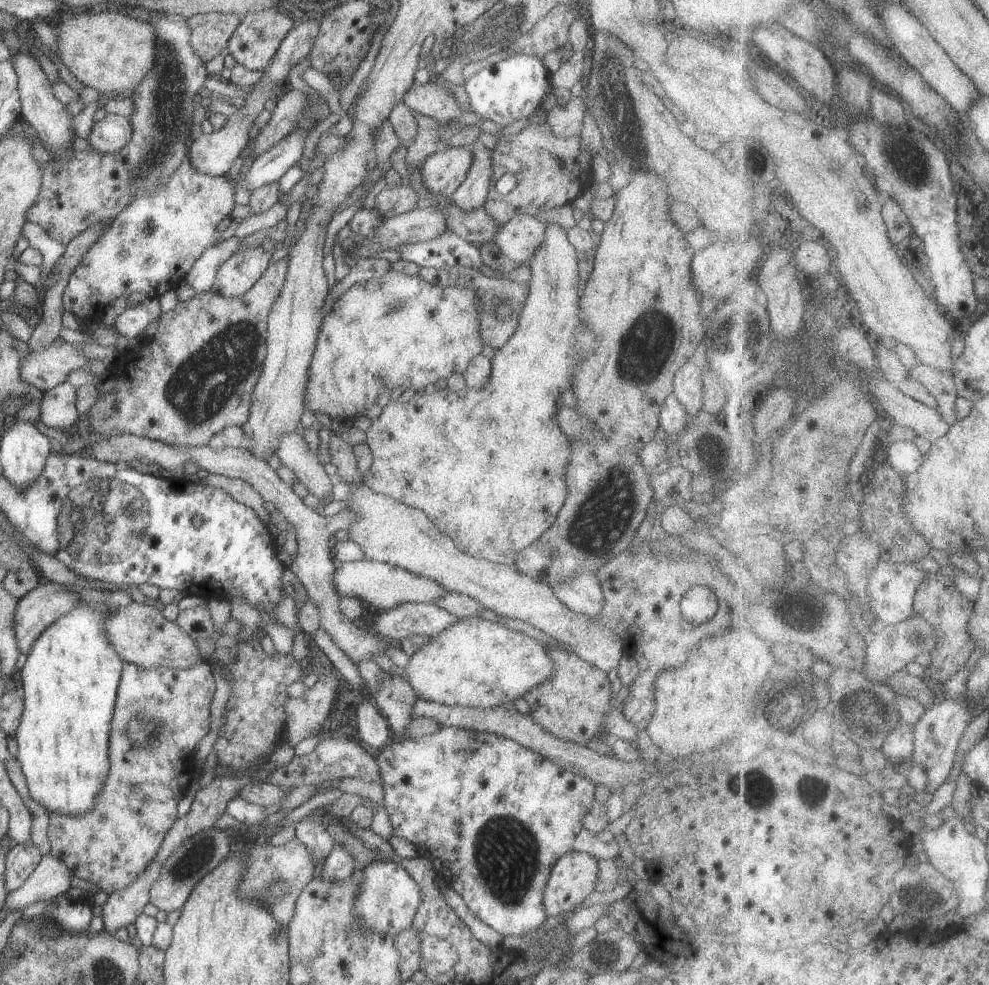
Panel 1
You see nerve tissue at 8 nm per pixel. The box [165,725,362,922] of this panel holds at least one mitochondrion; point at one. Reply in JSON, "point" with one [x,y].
{"point":[188,864]}

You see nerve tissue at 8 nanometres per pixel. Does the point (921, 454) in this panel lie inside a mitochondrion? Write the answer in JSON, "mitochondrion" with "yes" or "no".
{"mitochondrion":"no"}

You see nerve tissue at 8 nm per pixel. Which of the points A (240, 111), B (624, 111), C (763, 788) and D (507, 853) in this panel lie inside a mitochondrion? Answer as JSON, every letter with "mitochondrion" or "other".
{"A":"other","B":"mitochondrion","C":"mitochondrion","D":"mitochondrion"}

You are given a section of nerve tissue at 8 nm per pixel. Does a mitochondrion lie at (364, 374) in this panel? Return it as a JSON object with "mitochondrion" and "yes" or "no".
{"mitochondrion":"no"}

